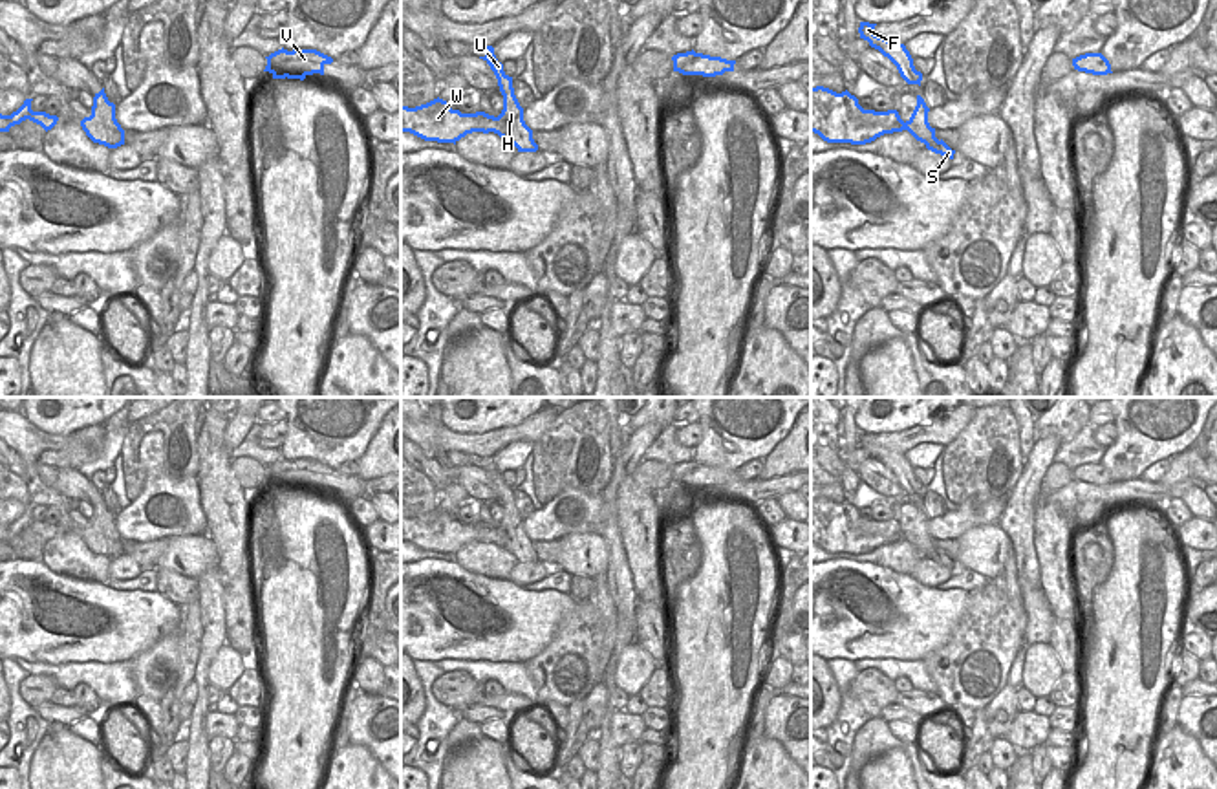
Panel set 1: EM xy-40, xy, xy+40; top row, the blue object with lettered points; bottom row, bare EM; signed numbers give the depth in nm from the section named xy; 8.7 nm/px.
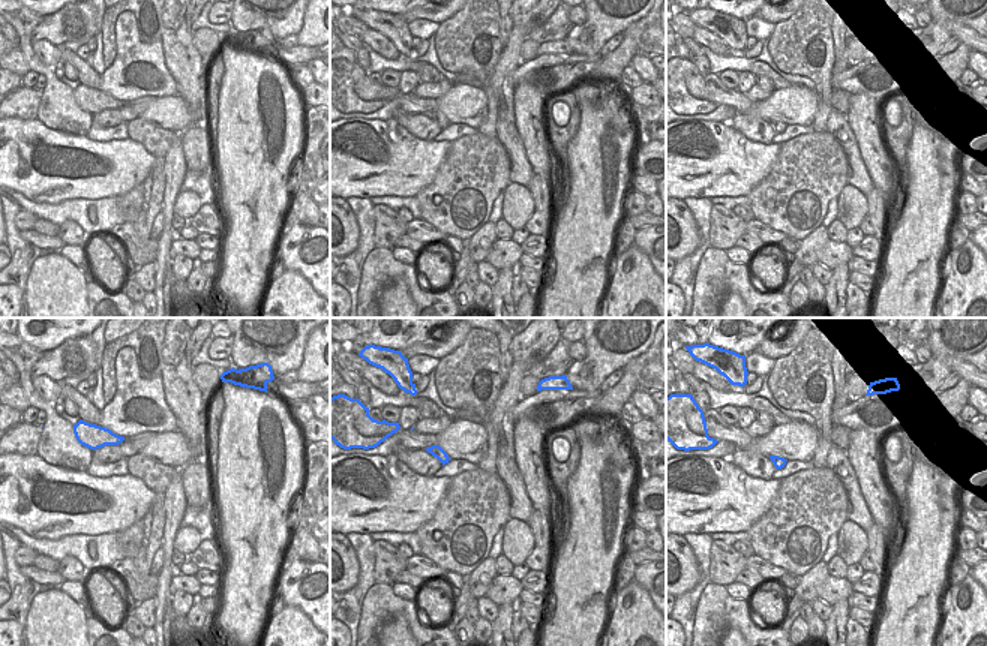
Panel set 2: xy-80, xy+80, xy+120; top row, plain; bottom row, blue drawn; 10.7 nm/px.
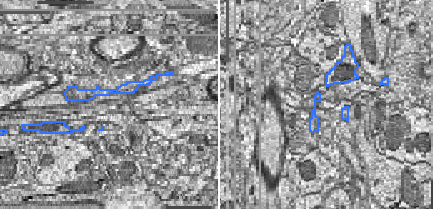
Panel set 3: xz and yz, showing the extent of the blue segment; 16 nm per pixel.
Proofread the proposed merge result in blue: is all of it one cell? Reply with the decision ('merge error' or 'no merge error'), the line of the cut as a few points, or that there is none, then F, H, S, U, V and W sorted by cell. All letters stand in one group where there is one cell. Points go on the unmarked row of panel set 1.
merge error; cut in xy-40 along (90, 526), (96, 526), (110, 540), (123, 542); F H S U / V W

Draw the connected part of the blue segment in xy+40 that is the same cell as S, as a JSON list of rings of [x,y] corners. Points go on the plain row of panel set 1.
[[[917,505],[917,516],[911,527],[906,531],[906,540],[921,553],[926,555],[928,560],[946,566],[953,569],[955,560],[952,560],[942,549],[935,547],[935,538],[928,533],[928,522],[924,509]]]

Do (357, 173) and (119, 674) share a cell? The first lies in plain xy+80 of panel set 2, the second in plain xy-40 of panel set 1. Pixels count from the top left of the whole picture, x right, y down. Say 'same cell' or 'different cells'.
different cells

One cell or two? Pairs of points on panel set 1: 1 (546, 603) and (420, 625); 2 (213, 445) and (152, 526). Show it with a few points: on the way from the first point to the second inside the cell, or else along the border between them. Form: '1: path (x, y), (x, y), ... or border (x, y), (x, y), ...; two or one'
1: path (515, 623), (484, 637), (451, 625); one
2: border (194, 476), (200, 487), (200, 507), (207, 518); two

